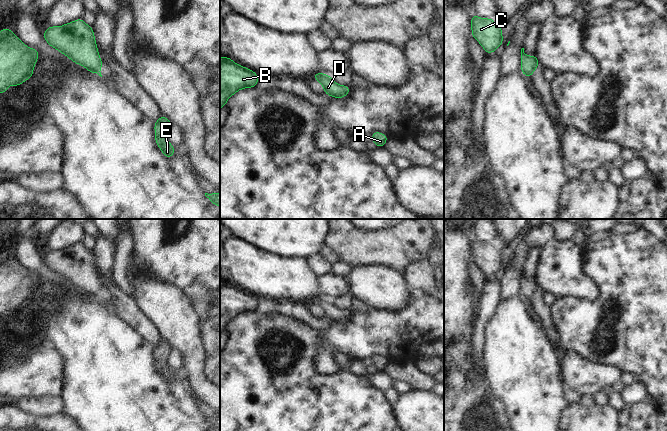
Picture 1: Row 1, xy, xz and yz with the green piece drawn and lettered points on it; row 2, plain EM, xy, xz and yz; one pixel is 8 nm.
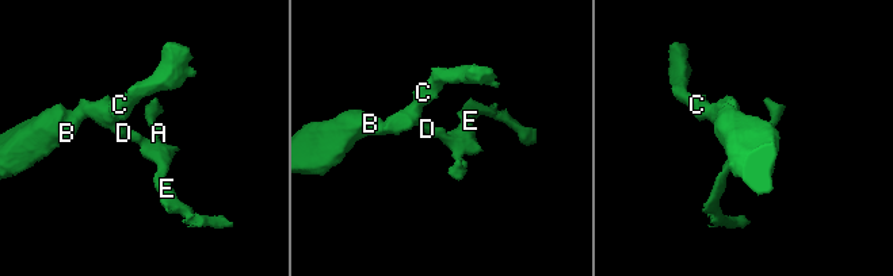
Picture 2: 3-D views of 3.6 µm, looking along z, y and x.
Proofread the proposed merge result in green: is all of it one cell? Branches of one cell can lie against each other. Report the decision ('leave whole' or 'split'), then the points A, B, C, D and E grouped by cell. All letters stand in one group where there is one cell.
leave whole; A B C D E

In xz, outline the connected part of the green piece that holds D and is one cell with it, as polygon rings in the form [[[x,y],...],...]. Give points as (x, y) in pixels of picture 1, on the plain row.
[[[322,296],[315,297],[313,299],[313,303],[317,303],[323,310],[326,319],[329,319],[332,321],[343,322],[351,315],[349,310],[336,308],[331,303],[330,299],[324,299]]]

